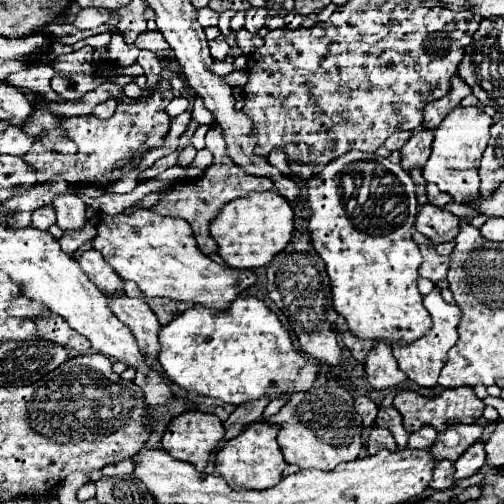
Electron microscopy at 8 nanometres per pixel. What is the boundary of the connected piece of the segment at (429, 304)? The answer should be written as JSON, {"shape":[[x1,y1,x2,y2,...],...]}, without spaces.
{"shape":[[435,287,427,297,425,297,425,309,431,311,431,319,433,319,433,327,431,331,421,337,419,341,407,345,407,347,399,347,399,343,393,347,393,357,397,359,399,369,417,385,421,387,435,387,439,373,447,361,447,351,457,343,459,335,457,335,457,323,461,321,461,309,457,305,445,303,439,289]]}

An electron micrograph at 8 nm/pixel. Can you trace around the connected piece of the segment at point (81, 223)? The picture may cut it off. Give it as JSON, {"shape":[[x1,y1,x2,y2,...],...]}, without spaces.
{"shape":[[73,193,59,195,53,199,53,207,57,213,57,225,61,227,61,231,71,233,85,227,87,223,85,203,79,195,73,195]]}

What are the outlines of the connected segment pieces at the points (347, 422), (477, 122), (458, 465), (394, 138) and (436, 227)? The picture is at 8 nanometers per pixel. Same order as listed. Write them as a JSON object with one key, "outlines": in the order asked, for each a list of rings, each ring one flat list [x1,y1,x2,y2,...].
{"outlines":[[[313,387,307,393,297,393,289,403,273,417,269,423,279,423,279,447,287,455,287,463,297,467,317,467,323,471,333,471,343,461,353,461,359,457,361,445,361,417,353,407,353,395,339,389]],[[455,107,445,121,433,131,433,153,423,167,423,177,429,183,435,183,441,191,449,193,455,203,463,203,465,199,471,199,479,195,479,161,489,141,489,127,493,125,493,119,479,111,477,107]],[[479,441,479,443,475,443,475,445,471,445,455,463,453,463,453,467,455,467,455,481,459,481,459,479,467,479,467,477,471,477,471,475,475,475,481,467,483,467,483,463,485,463,485,451,483,451,483,443]],[[397,131,397,133,393,133,387,141,385,141,385,147,389,149,389,151,401,151,401,147,411,139,411,131]],[[427,203,419,211,415,227,429,241,439,245,439,243,453,241,459,235,459,217,455,217,455,215]]]}

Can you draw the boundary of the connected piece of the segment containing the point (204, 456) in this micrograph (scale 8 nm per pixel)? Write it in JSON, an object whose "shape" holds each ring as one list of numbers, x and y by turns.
{"shape":[[185,411,171,419,161,443,171,457,193,463,197,471,203,471,223,433,225,429,217,415]]}

